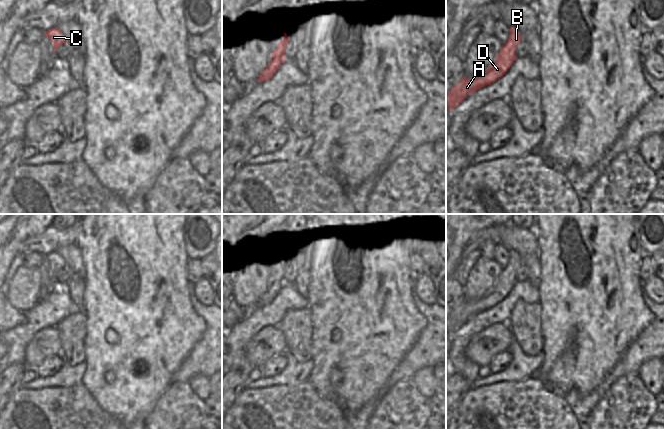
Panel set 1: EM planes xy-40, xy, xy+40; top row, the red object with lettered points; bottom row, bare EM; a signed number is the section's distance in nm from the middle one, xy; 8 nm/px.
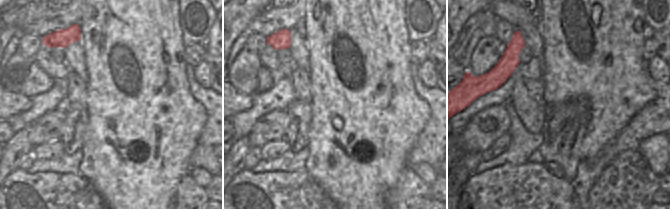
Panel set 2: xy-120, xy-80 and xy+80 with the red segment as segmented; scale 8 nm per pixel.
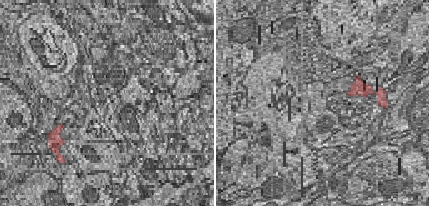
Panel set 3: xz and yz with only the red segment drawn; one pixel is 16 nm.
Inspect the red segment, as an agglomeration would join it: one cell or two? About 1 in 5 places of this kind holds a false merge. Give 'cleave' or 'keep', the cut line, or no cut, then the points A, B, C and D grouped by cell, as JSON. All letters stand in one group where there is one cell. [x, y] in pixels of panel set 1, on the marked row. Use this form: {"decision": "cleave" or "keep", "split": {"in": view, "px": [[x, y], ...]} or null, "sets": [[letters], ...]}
{"decision": "keep", "split": null, "sets": [["A", "B", "C", "D"]]}

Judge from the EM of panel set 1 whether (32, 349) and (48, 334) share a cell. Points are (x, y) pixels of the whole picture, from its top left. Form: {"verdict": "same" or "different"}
{"verdict": "same"}

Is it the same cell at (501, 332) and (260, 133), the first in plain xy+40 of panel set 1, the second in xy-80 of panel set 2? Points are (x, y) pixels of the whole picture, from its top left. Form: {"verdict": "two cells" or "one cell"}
{"verdict": "one cell"}

